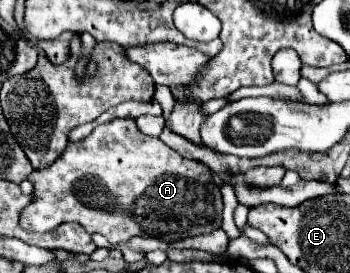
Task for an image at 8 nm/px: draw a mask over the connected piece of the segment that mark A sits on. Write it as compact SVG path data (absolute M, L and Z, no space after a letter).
M114 119L98 125L92 135L78 143L68 141L64 153L50 167L32 171L28 179L34 183L36 201L22 211L20 225L34 233L46 233L60 223L74 221L88 233L104 235L110 243L122 243L130 237L178 241L184 237L212 233L222 225L222 197L220 189L212 183L208 167L198 161L184 159L158 137L144 135L136 127L134 119Z

